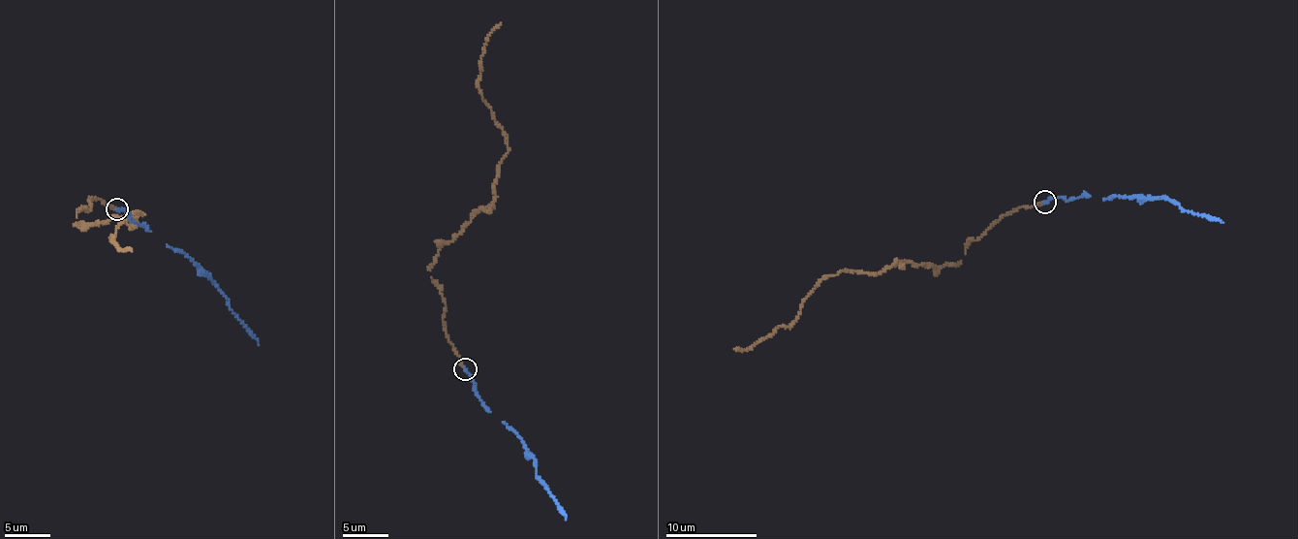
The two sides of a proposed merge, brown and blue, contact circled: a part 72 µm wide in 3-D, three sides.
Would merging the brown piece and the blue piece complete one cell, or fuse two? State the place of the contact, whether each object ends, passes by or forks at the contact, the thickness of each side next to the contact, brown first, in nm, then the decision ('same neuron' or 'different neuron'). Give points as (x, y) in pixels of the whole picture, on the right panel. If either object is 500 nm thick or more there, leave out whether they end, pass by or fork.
place (1045, 202); brown ends; blue ends; calibres 140 and 190 nm; same neuron

